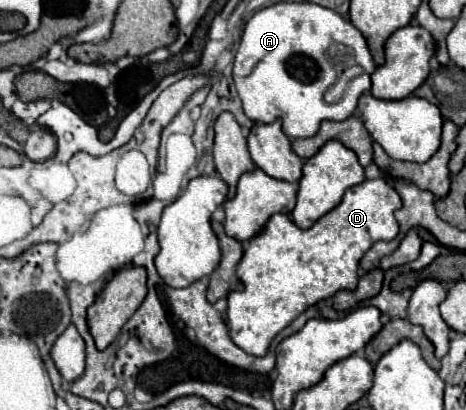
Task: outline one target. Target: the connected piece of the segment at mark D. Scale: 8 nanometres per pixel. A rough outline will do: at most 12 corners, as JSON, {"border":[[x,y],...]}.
{"border":[[376,178],[308,230],[272,214],[226,298],[232,342],[264,356],[306,308],[354,290],[398,234]]}

